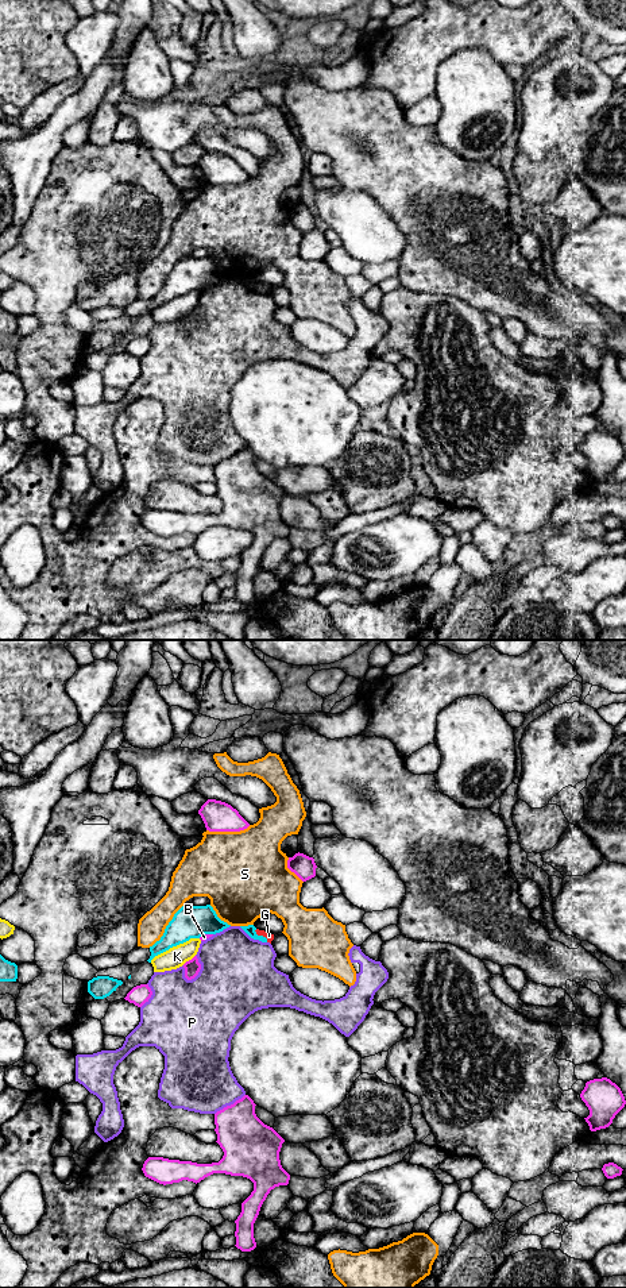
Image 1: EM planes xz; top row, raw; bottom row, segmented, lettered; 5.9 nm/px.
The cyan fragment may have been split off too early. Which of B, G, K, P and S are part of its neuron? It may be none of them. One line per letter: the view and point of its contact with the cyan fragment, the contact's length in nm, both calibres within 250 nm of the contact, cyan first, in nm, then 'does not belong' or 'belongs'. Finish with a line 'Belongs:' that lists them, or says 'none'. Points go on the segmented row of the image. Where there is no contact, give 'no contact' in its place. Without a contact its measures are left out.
B: contact xz (205, 933); length 90 nm; calibres 190 and 40 nm; does not belong
G: contact xz (262, 936); length 110 nm; calibres 60 and 50 nm; does not belong
K: contact xz (174, 945); length 320 nm; calibres 190 and 120 nm; does not belong
P: contact xz (252, 937); length 190 nm; calibres 60 and 460 nm; does not belong
S: contact xz (166, 928); length 320 nm; calibres 190 and 160 nm; does not belong
Belongs: none

